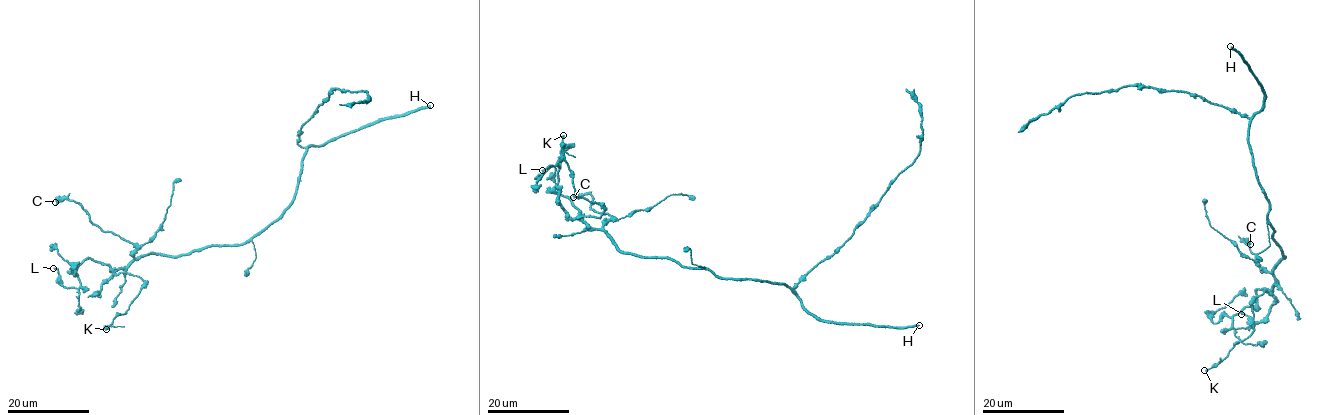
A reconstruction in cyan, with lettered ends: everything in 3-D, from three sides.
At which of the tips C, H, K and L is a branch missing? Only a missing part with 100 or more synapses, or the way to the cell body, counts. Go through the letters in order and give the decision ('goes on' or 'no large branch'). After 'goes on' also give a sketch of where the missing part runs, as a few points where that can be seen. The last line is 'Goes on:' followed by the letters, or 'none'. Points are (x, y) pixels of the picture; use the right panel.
C: no large branch
H: goes on
K: no large branch
L: no large branch
Goes on: H

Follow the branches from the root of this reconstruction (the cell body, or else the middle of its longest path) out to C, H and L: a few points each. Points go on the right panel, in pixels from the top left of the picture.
C: (1261, 186), (1271, 205), (1267, 218), (1276, 231), (1273, 238), (1286, 257), (1267, 272), (1240, 240), (1250, 244)
H: (1261, 186), (1250, 147), (1249, 131), (1250, 121), (1260, 111), (1265, 93), (1247, 64), (1230, 46)
L: (1261, 186), (1286, 257), (1270, 288), (1258, 289), (1254, 305), (1233, 316), (1232, 326), (1246, 329), (1241, 314)

